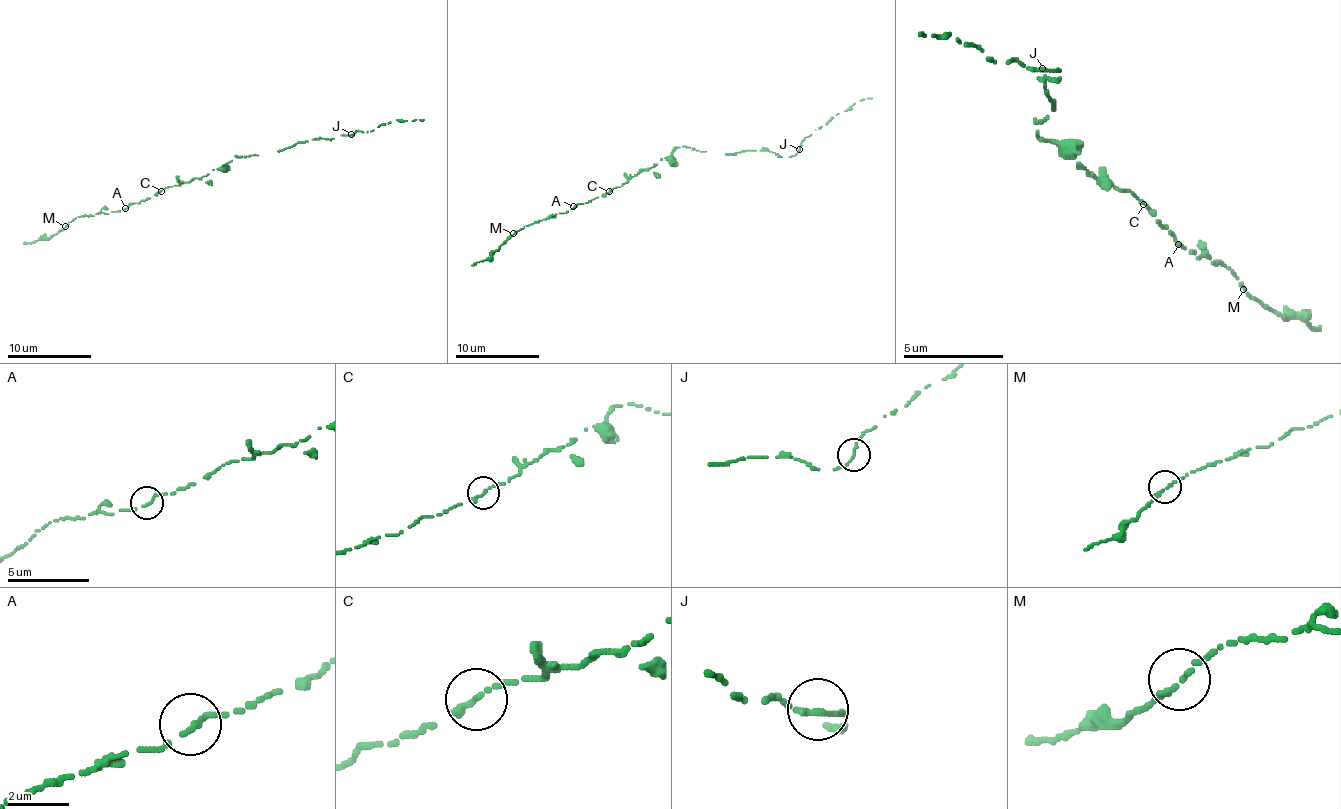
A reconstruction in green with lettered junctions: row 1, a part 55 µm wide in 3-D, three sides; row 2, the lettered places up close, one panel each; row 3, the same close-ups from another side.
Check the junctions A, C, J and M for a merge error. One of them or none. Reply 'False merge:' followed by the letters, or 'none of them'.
False merge: none of them

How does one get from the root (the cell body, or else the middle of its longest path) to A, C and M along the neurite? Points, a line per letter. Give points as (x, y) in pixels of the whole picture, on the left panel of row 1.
A: (224, 166), (201, 178), (165, 187), (159, 193), (125, 208)
C: (224, 166), (201, 178), (165, 187), (161, 191)
M: (224, 166), (201, 178), (165, 187), (123, 210), (77, 216), (65, 226)

